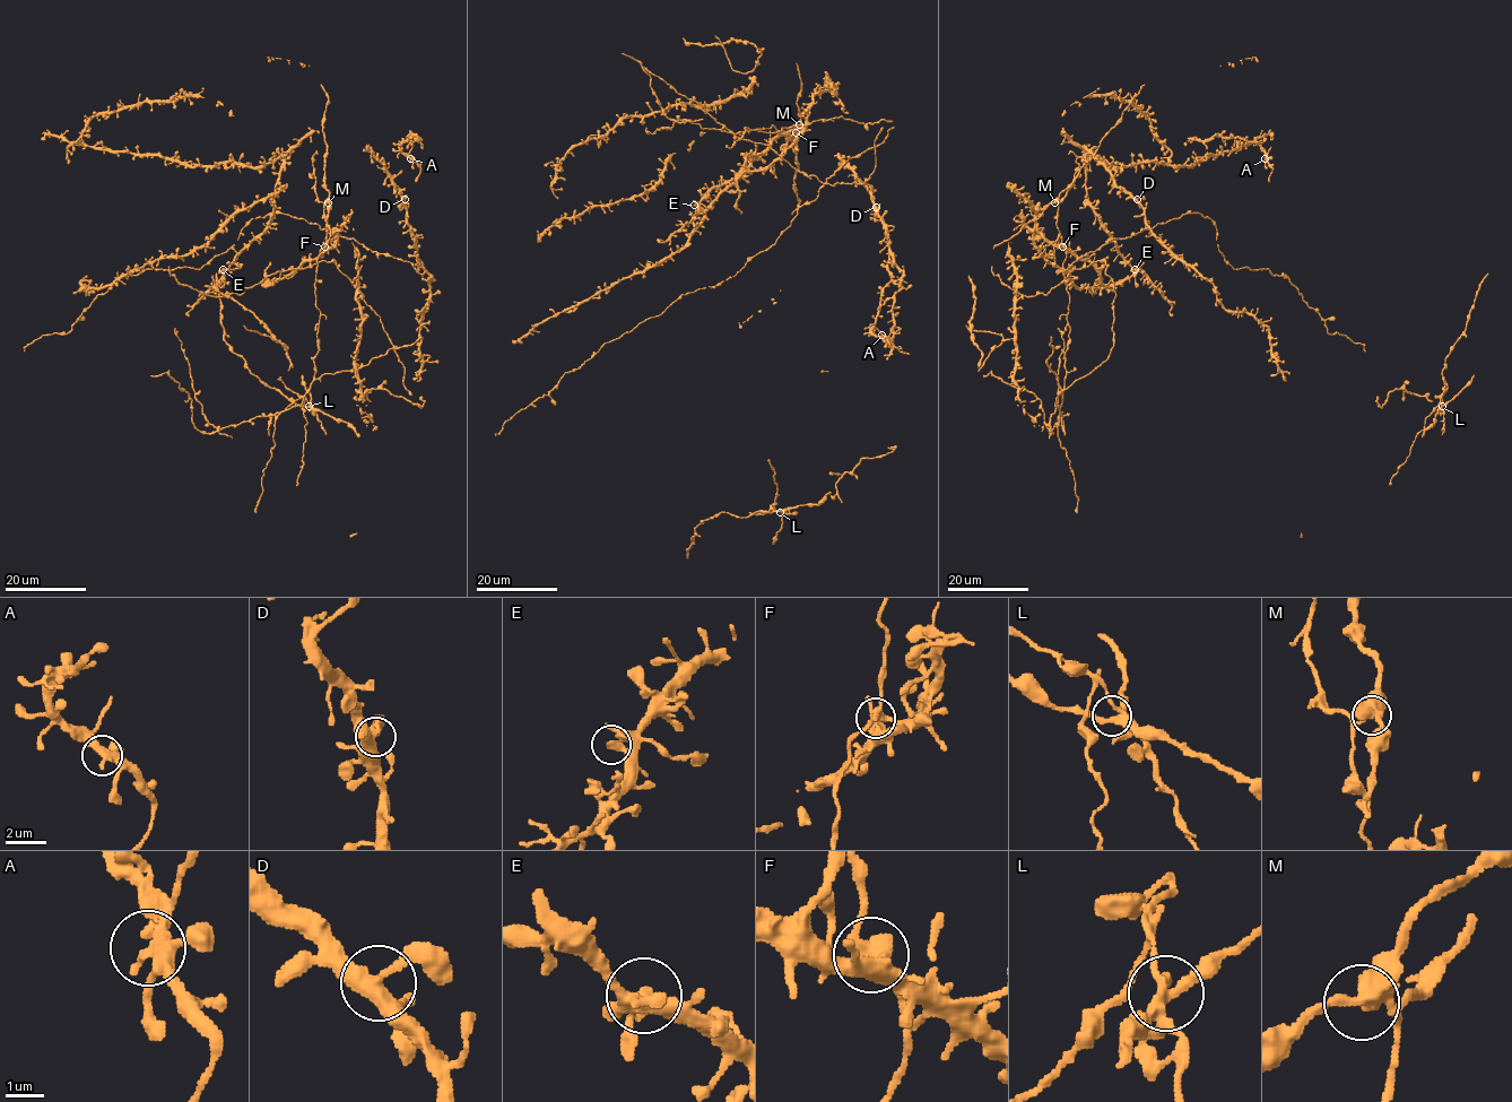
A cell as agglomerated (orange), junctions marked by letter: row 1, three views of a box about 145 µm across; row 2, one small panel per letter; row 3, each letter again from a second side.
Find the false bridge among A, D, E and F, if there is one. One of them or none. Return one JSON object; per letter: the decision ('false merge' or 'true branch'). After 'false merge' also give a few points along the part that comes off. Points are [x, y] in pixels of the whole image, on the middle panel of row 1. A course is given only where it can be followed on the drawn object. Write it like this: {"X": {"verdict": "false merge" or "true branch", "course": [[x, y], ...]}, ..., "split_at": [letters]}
{"A": {"verdict": "true branch"}, "D": {"verdict": "true branch"}, "E": {"verdict": "true branch"}, "F": {"verdict": "false merge"}, "split_at": ["F"]}

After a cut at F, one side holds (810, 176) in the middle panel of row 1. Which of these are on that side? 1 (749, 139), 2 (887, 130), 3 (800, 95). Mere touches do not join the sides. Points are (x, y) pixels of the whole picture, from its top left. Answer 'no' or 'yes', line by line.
1: yes
2: yes
3: no

